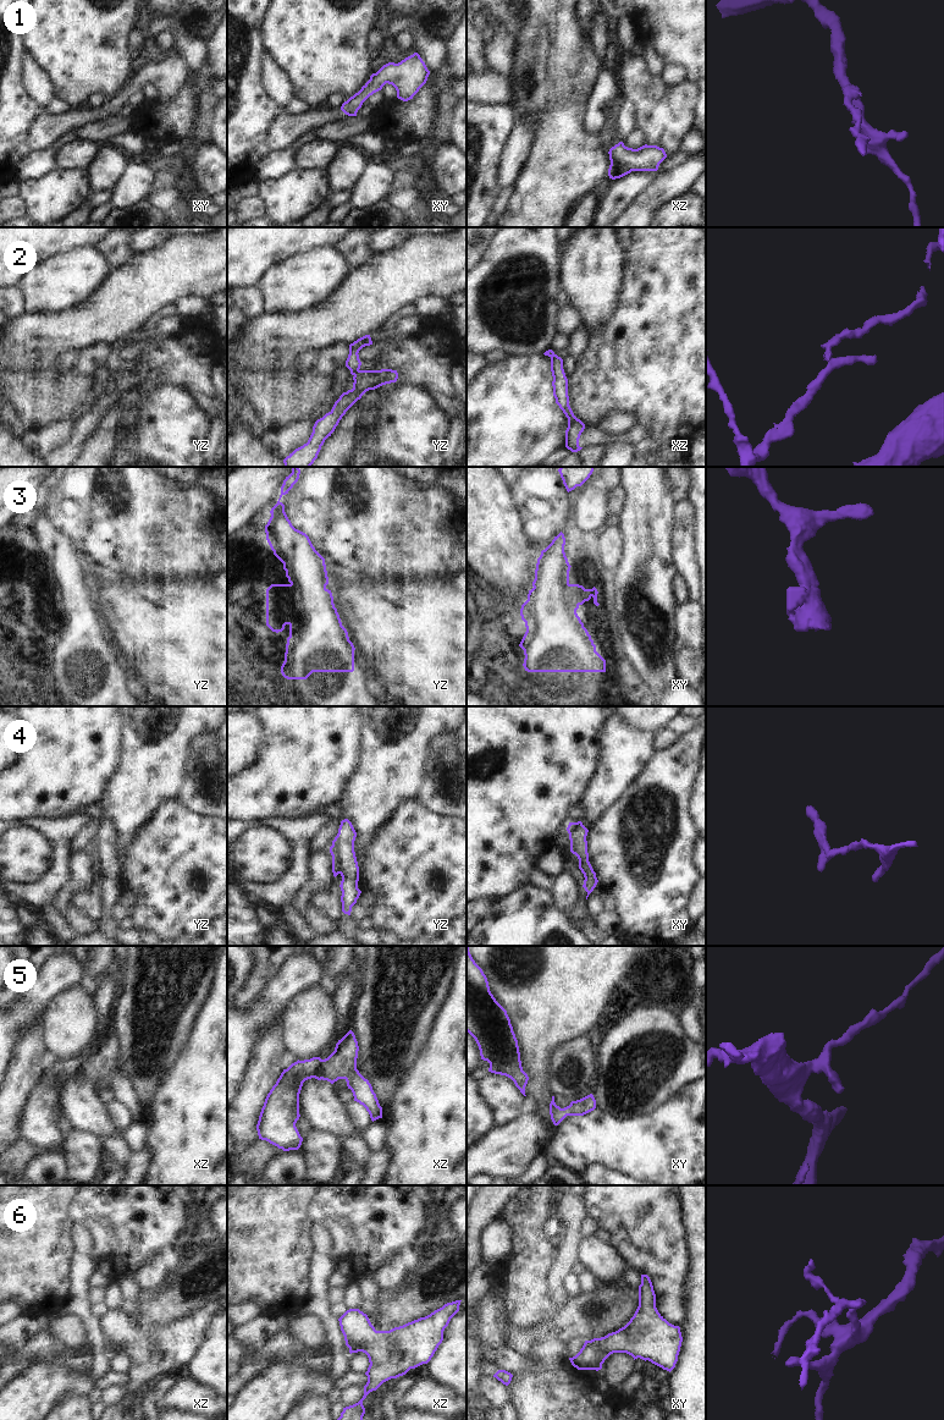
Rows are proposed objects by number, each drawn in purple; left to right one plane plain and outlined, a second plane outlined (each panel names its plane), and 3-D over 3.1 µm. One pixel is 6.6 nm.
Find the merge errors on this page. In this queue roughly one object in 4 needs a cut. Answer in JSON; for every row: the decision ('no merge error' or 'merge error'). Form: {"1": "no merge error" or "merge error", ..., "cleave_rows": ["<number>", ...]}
{"1": "no merge error", "2": "merge error", "3": "no merge error", "4": "merge error", "5": "no merge error", "6": "no merge error", "cleave_rows": ["2", "4"]}

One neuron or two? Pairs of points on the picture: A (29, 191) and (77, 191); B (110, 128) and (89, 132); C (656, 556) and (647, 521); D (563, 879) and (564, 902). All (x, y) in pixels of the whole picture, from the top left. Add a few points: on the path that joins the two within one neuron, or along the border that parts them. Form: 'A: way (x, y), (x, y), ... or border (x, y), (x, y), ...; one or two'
A: way (42, 191), (65, 191); one
B: way (105, 128), (94, 132); one
C: way (647, 548), (647, 529); one
D: way (564, 885), (564, 896); one

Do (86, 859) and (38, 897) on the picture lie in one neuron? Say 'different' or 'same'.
different

